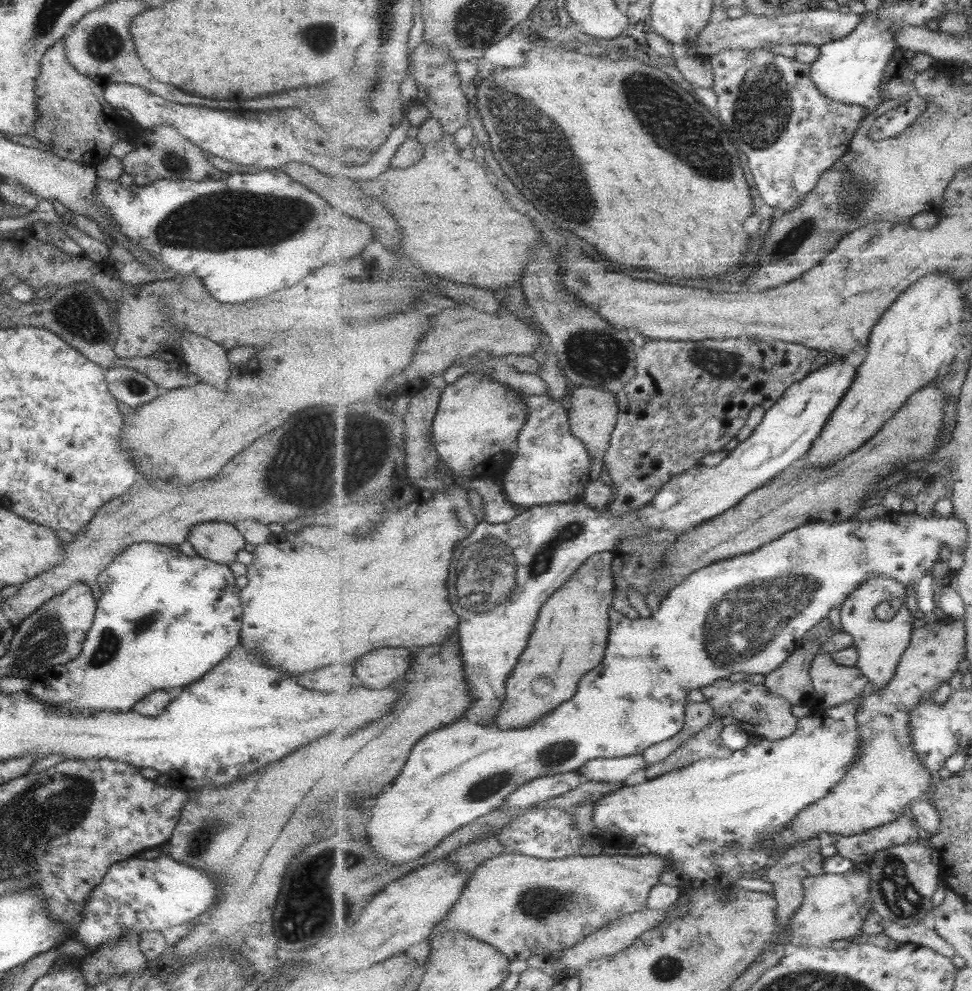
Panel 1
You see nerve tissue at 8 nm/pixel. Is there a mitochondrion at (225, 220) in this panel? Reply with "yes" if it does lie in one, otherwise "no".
yes

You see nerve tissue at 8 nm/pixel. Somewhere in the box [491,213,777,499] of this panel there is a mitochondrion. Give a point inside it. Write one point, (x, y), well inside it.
(598, 355)

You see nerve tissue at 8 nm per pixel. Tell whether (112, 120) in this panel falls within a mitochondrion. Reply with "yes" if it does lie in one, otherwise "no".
yes

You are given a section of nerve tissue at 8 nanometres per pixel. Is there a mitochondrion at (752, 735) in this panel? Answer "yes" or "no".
no

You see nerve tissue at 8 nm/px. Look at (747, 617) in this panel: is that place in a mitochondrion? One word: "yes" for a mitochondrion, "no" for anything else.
yes

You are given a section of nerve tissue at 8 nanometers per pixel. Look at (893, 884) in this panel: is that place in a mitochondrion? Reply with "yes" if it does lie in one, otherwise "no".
yes

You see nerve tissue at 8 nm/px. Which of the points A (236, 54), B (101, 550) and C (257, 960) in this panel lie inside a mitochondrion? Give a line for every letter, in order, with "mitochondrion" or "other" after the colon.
A: other
B: other
C: other

